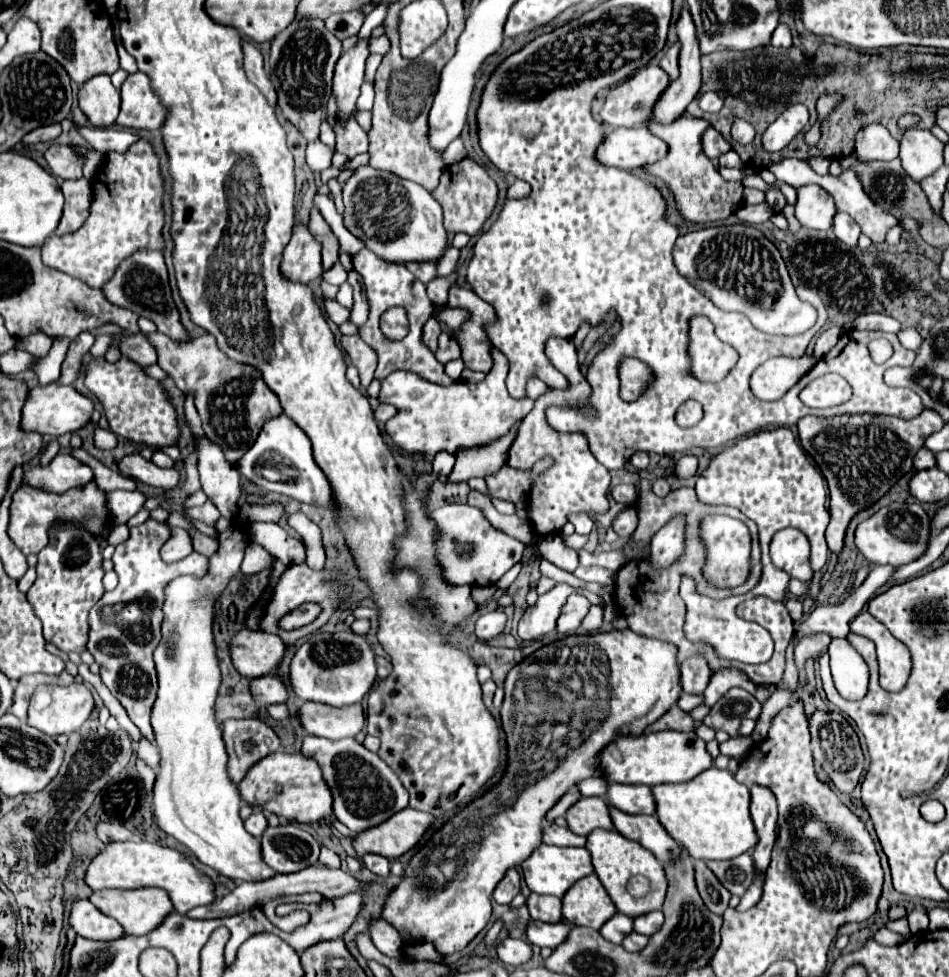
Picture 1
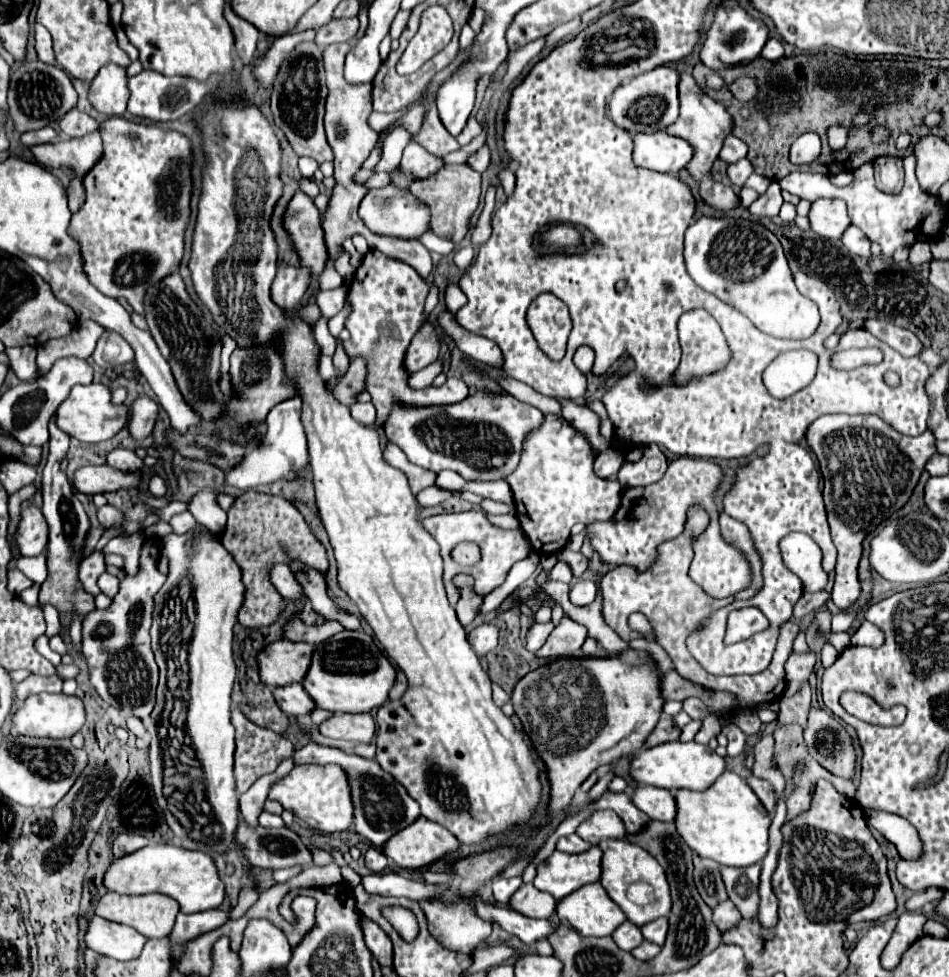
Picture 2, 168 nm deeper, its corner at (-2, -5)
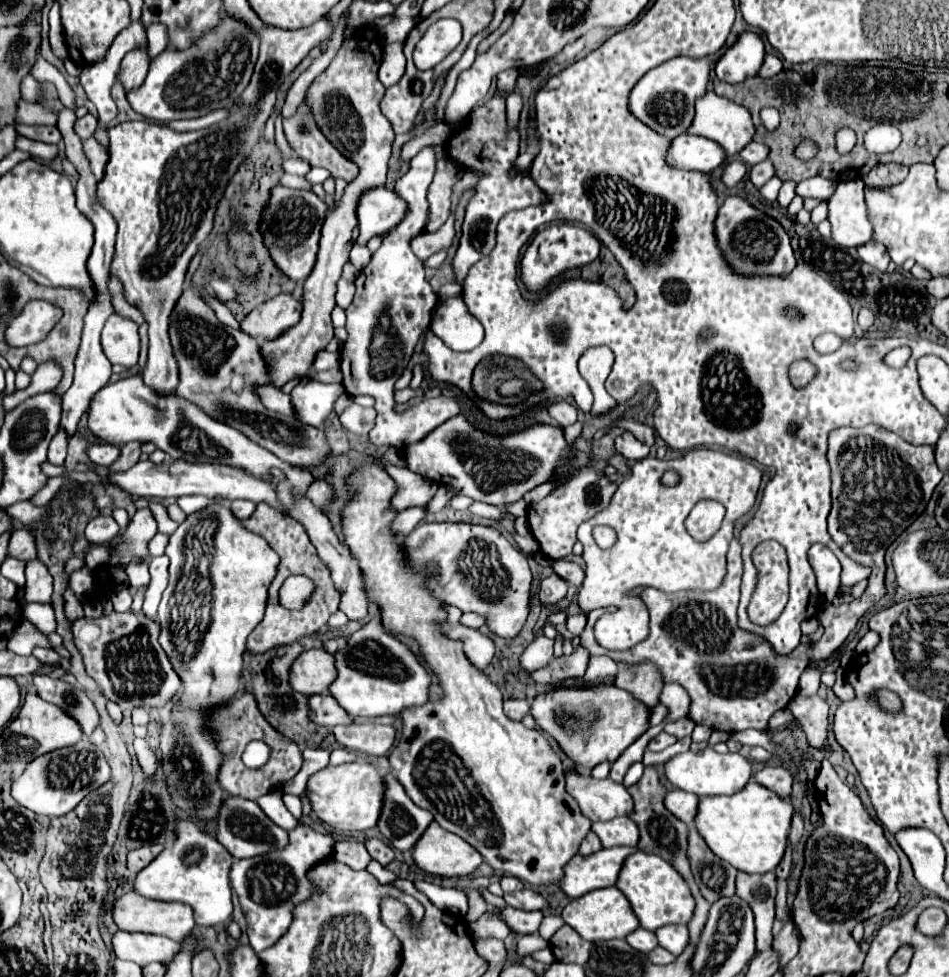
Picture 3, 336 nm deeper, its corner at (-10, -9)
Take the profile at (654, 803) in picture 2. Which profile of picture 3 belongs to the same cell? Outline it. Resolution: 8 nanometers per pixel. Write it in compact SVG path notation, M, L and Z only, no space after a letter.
M672 789L666 795L664 803L680 821L684 821L686 825L692 825L694 823L694 815L698 813L698 801L700 801L700 797L694 795L694 793Z

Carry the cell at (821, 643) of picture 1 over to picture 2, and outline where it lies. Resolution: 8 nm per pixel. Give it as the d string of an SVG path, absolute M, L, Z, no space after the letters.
M806 681L806 687L800 687L798 693L782 699L778 721L780 723L800 723L804 727L808 711L810 711L810 683Z

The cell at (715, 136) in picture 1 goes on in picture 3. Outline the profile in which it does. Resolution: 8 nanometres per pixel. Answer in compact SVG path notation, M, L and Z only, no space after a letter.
M752 141L750 145L746 145L746 147L740 151L740 157L744 159L746 165L756 165L756 163L764 161L764 159L768 157L768 153L770 153L770 151L768 151L766 145Z

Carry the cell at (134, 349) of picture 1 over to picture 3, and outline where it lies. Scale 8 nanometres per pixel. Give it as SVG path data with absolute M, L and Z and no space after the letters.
M112 313L102 331L102 349L110 363L134 367L140 353L138 325L118 313Z

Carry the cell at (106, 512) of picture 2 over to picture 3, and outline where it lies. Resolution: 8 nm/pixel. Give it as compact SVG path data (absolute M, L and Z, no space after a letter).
M98 515L94 519L88 521L86 525L86 531L84 531L84 537L92 543L92 545L104 545L106 541L112 541L114 535L118 535L120 527L118 523L114 521L114 517L104 517L104 515Z

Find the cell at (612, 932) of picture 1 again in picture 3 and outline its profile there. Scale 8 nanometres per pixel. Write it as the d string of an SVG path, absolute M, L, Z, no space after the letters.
M642 927L636 929L634 933L630 933L630 935L626 937L626 941L628 941L630 947L638 949L640 953L650 953L654 947L658 947L656 933L652 933L652 931L648 931L648 929L642 929Z

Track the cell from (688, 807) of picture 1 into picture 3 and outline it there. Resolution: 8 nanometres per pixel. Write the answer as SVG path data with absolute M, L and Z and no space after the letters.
M754 779L730 797L704 797L700 799L696 829L708 843L708 847L720 859L744 873L768 873L774 871L786 851L786 839L790 833L794 807L788 799L778 797L774 791L762 787Z

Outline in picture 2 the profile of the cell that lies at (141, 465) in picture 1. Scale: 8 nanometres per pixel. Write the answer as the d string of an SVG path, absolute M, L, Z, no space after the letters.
M114 449L108 455L108 465L118 471L142 471L144 461L130 449Z

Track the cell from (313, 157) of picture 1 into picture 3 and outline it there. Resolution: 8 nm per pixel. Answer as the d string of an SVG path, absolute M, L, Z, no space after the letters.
M292 157L292 159L282 163L282 171L292 173L292 175L306 175L310 171L310 165L298 157Z

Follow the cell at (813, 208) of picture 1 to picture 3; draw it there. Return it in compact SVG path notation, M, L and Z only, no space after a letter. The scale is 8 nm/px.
M861 177L839 181L834 195L828 201L828 219L832 223L832 239L842 247L860 247L870 241L874 229L870 227L866 203L864 203L864 181Z

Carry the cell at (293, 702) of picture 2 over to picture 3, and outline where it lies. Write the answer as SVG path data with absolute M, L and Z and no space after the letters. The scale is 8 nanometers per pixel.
M312 695L310 697L310 719L316 725L334 727L334 725L350 725L354 719L332 699L332 695Z

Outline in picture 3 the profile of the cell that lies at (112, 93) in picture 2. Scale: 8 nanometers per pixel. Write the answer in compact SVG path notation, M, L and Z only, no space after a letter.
M148 47L142 49L134 49L130 51L120 65L120 73L118 79L122 81L124 89L130 91L132 87L140 87L142 79L148 73L148 65L150 65L150 55L148 55Z

